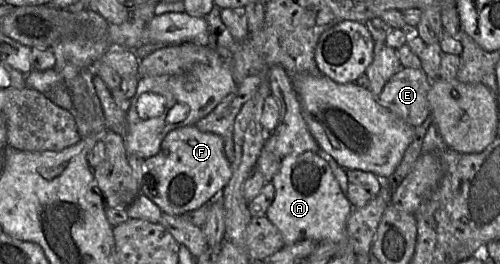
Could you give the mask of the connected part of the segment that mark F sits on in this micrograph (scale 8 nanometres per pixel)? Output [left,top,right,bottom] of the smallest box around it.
[141,124,232,215]

